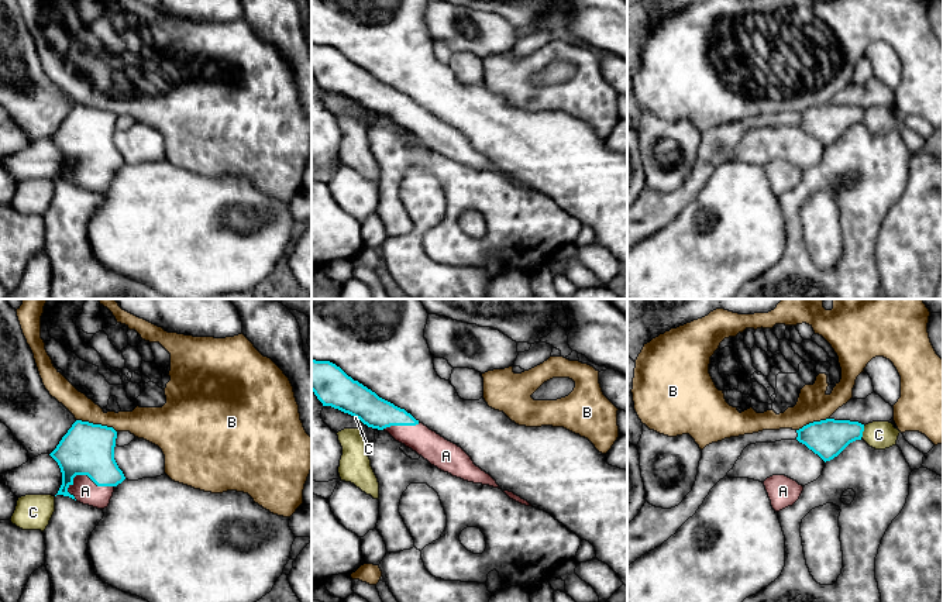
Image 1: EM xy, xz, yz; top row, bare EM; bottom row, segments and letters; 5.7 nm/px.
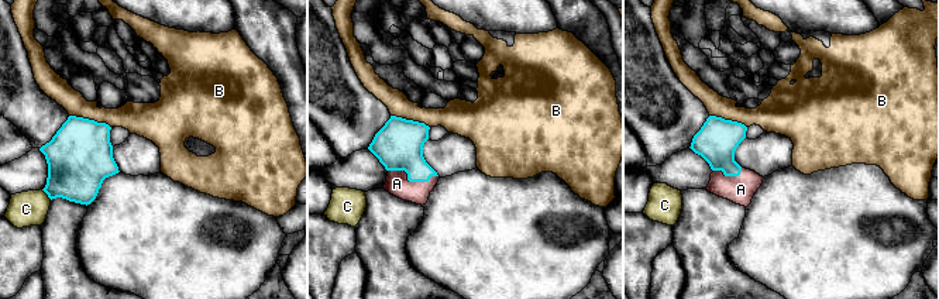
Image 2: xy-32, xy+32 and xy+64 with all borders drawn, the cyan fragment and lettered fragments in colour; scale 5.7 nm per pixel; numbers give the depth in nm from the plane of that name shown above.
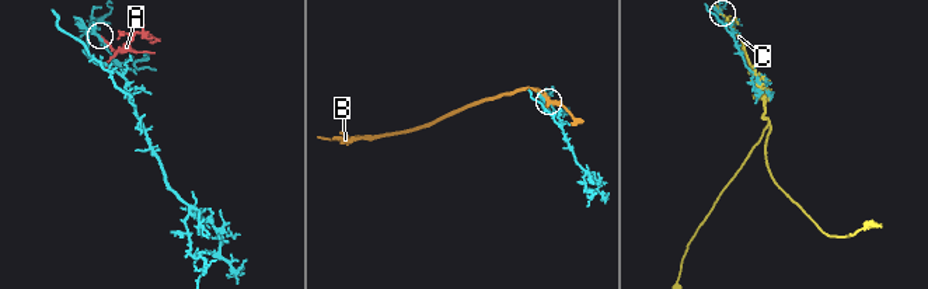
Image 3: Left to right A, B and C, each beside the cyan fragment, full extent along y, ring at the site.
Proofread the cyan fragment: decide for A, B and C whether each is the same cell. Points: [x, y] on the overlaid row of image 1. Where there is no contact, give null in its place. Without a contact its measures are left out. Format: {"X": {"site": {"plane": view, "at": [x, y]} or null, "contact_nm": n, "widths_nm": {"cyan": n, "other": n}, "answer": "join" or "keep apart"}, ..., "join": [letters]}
{"A": {"site": {"plane": "xy", "at": [86, 474]}, "contact_nm": 280, "widths_nm": {"cyan": 300, "other": 140}, "answer": "join"}, "B": {"site": {"plane": "xy", "at": [96, 425]}, "contact_nm": 240, "widths_nm": {"cyan": 300, "other": 160}, "answer": "keep apart"}, "C": {"site": {"plane": "yz", "at": [863, 430]}, "contact_nm": 80, "widths_nm": {"cyan": 220, "other": 160}, "answer": "keep apart"}, "join": ["A"]}

